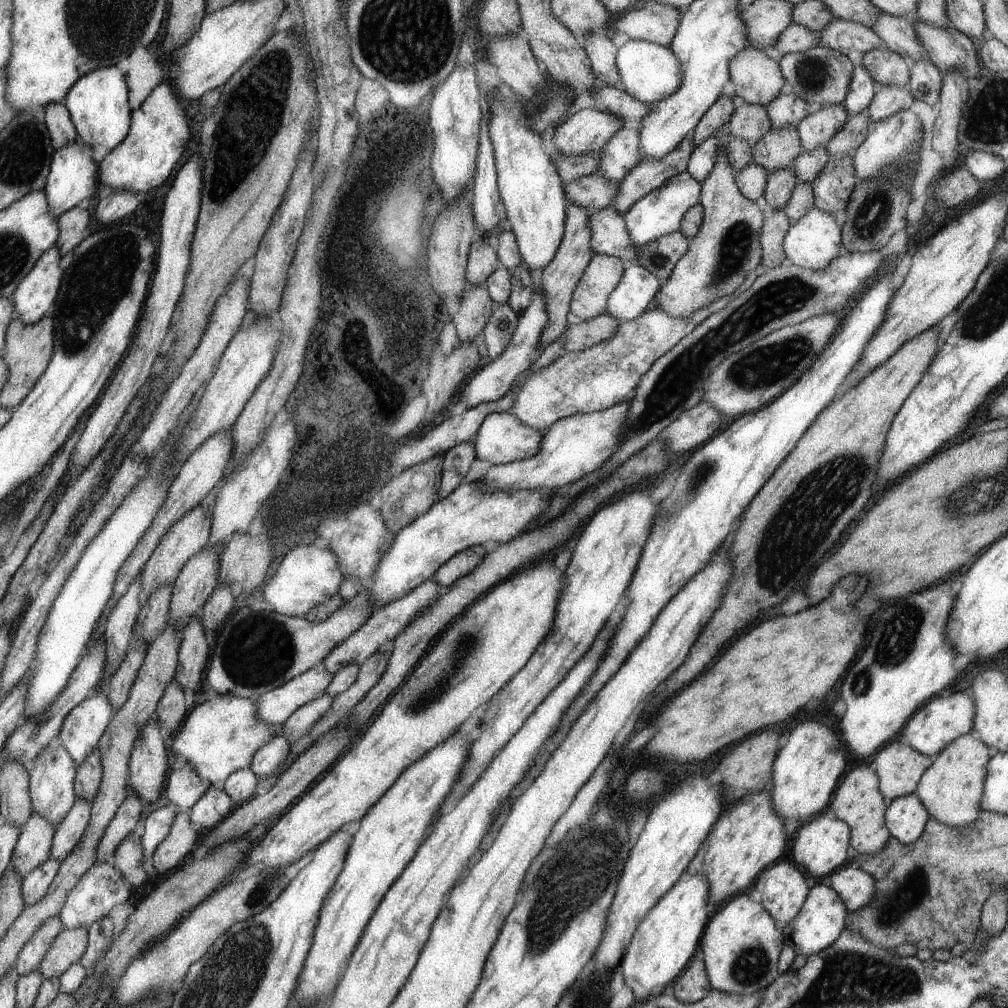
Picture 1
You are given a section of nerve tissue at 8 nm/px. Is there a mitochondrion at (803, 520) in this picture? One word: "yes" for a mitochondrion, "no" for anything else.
yes

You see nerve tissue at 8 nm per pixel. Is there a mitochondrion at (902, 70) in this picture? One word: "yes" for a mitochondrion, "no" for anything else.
no

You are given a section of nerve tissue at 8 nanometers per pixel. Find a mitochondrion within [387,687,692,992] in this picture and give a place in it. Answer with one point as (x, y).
(548, 918)

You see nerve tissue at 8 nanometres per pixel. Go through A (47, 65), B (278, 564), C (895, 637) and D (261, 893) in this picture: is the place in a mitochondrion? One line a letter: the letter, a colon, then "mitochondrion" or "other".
A: other
B: other
C: mitochondrion
D: mitochondrion

